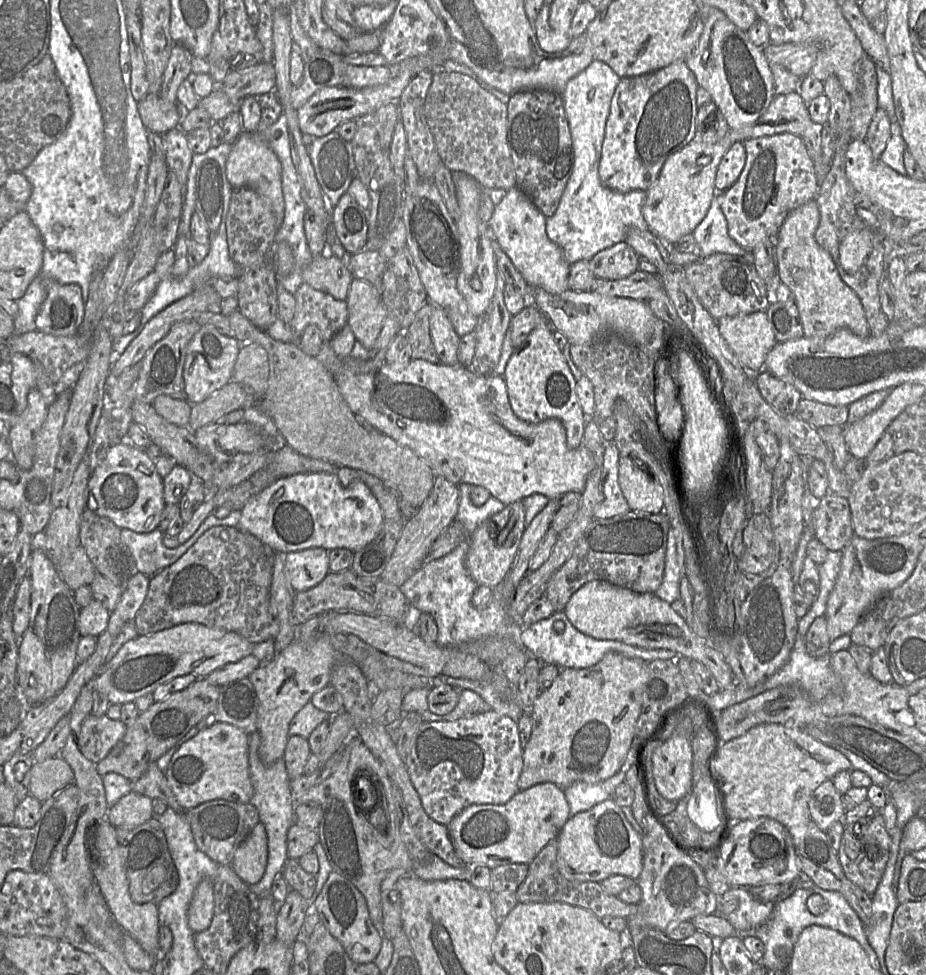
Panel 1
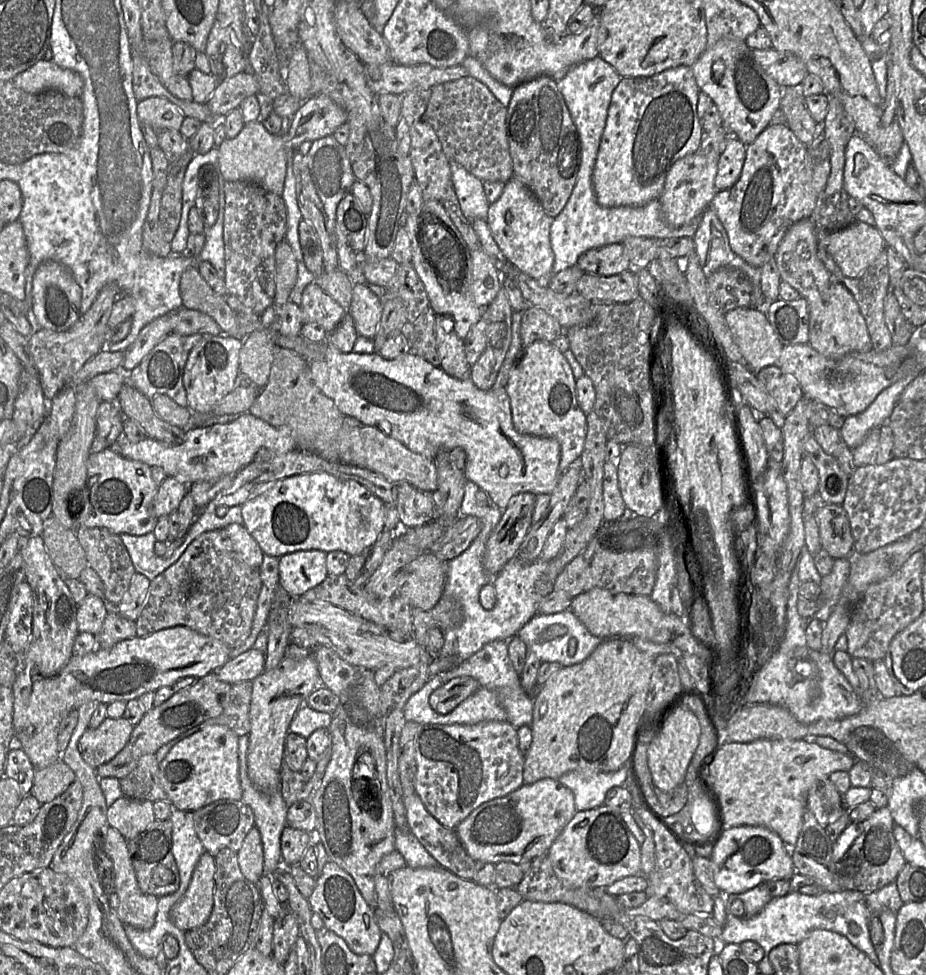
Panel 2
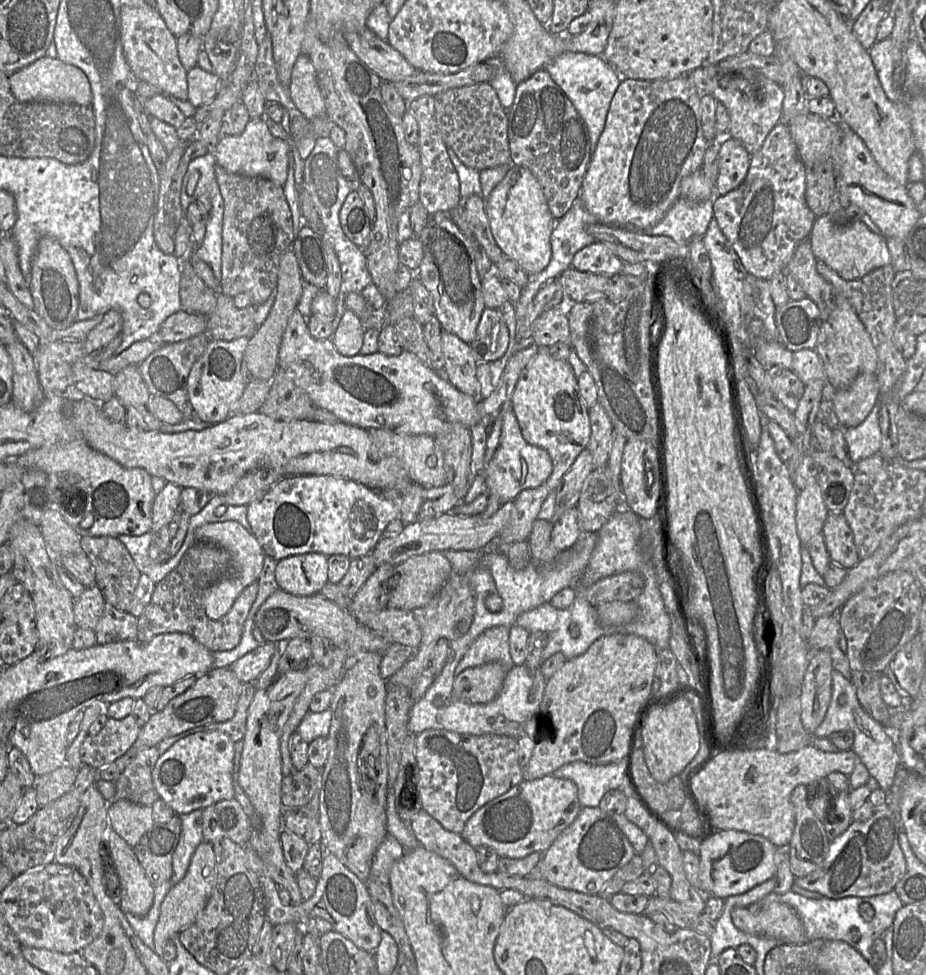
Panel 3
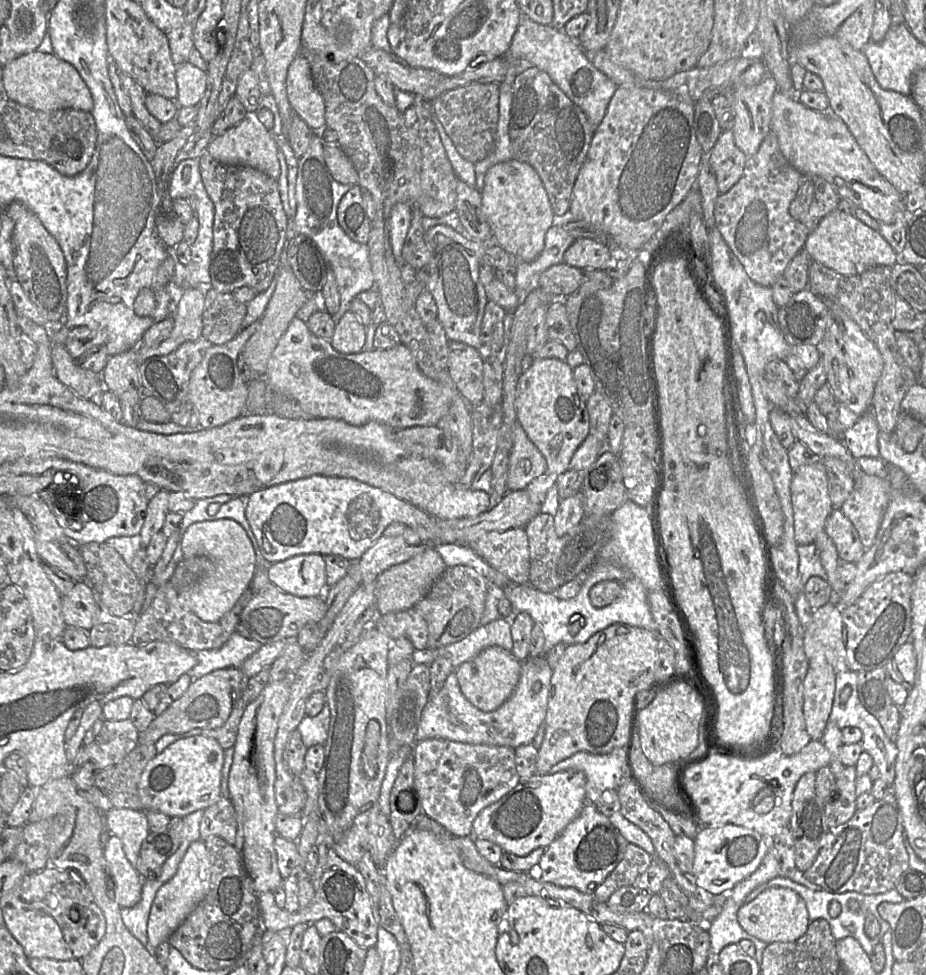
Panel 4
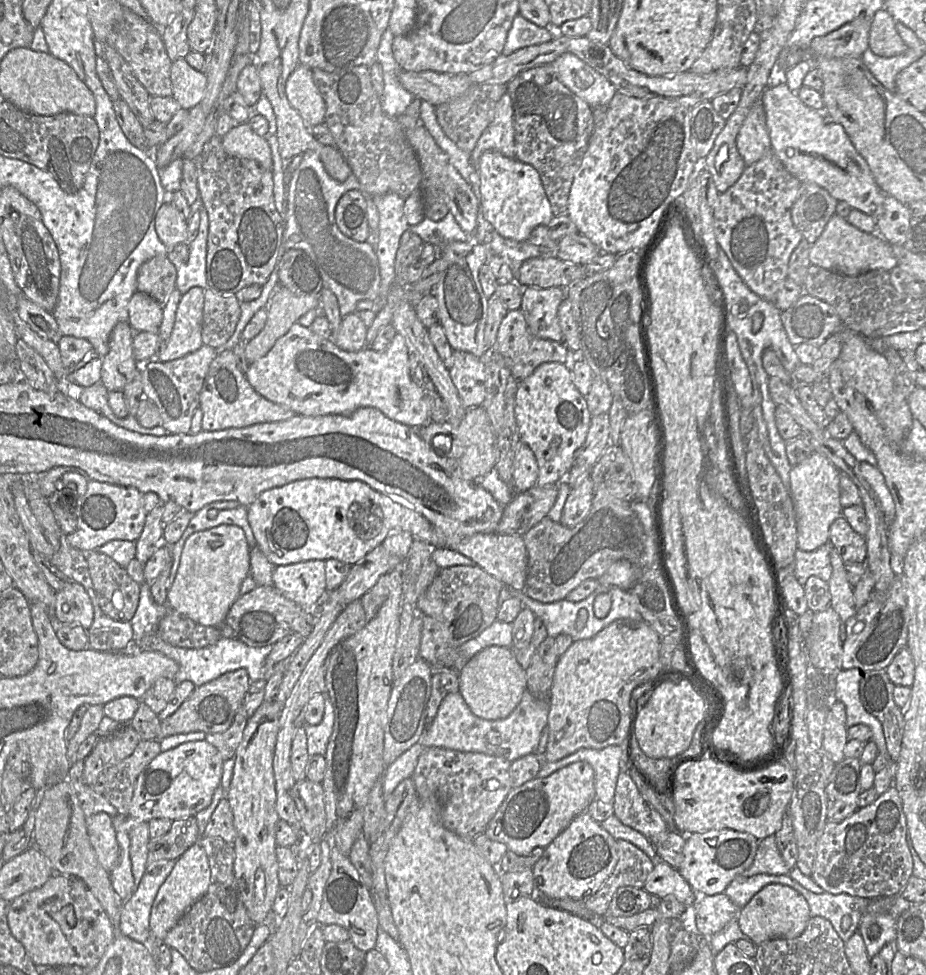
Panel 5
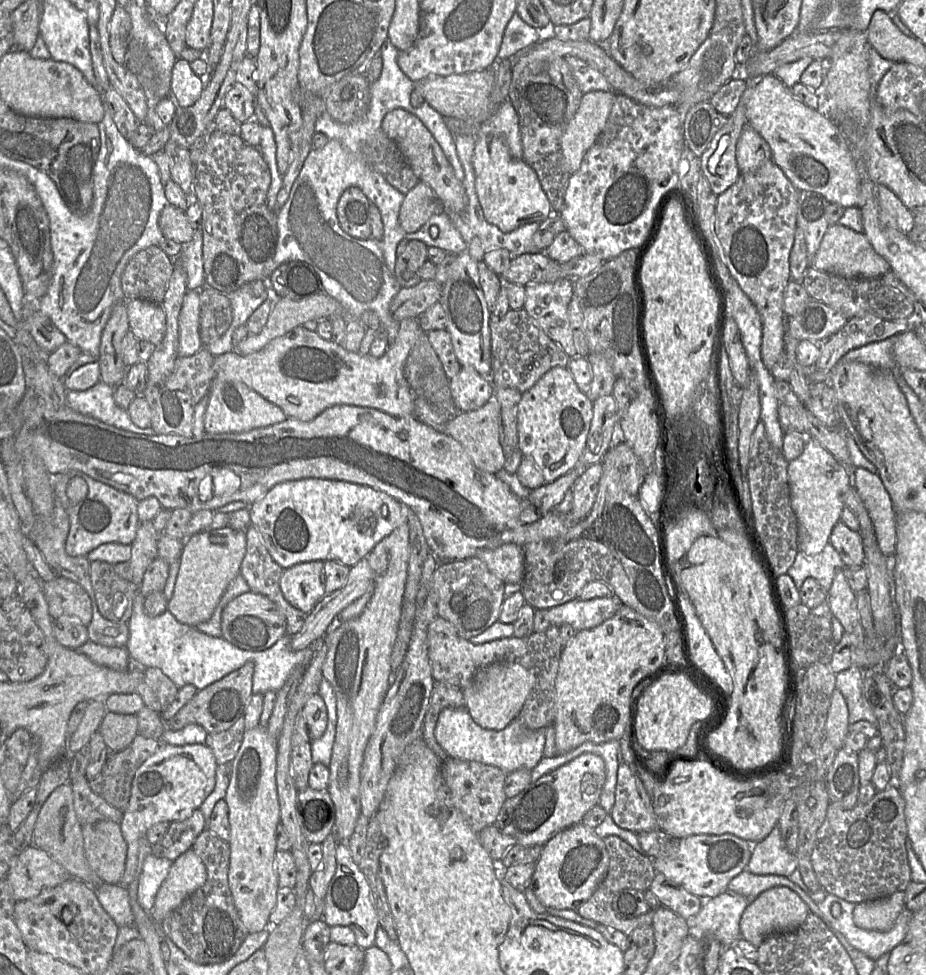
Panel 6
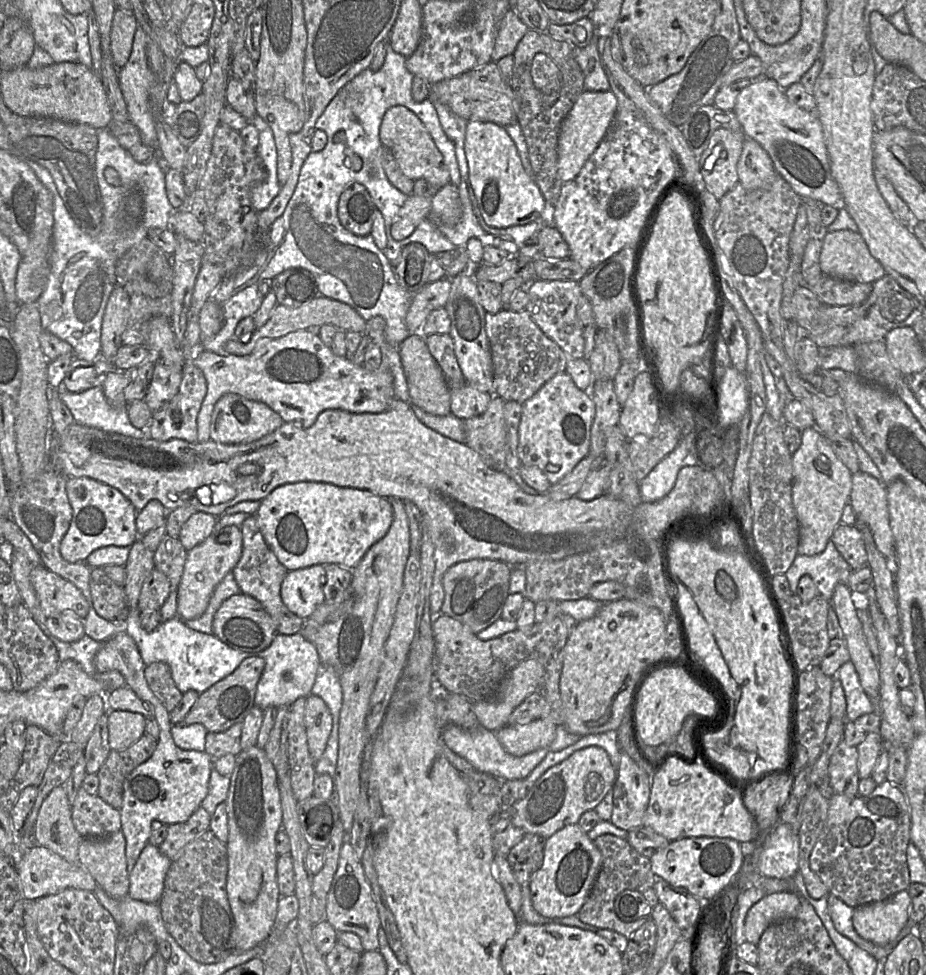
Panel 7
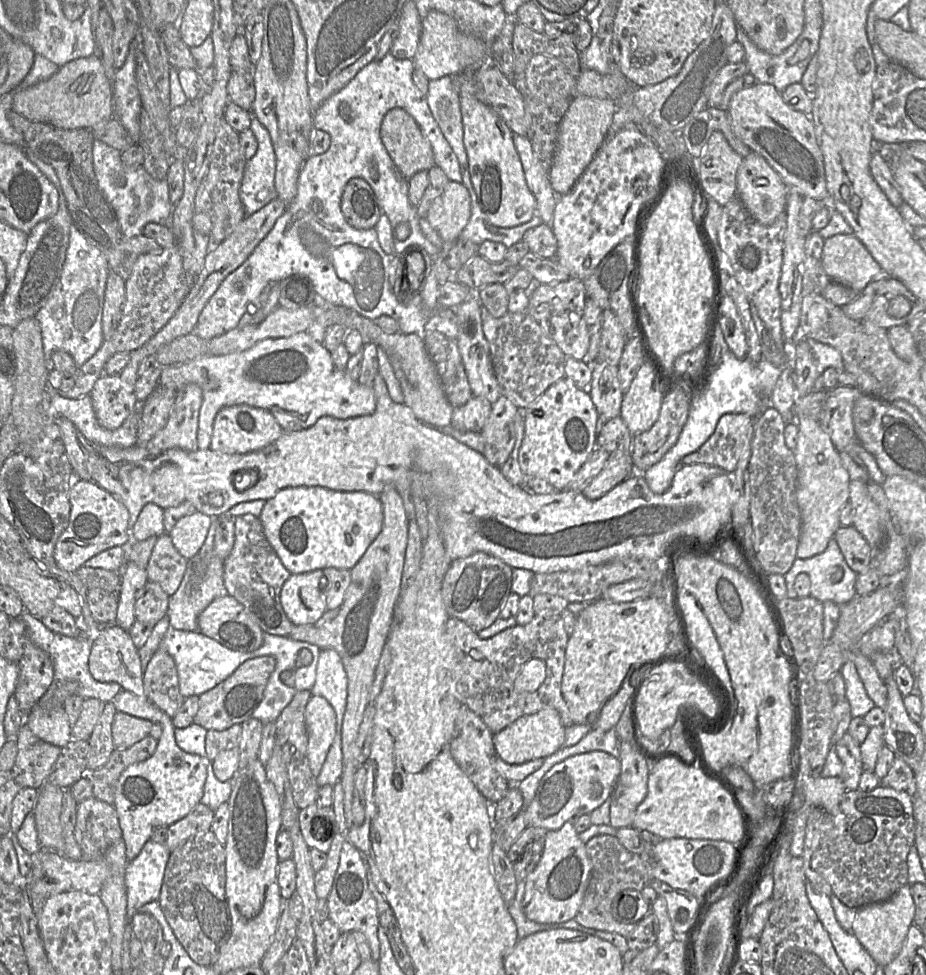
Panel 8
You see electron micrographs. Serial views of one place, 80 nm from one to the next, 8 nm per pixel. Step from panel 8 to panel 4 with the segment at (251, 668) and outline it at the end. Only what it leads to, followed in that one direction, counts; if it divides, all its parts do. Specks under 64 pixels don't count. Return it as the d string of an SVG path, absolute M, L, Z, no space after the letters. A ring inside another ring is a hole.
M240 668L215 670L194 679L187 691L174 701L160 716L155 716L148 728L139 733L138 744L155 745L164 735L180 734L195 728L216 729L228 720L240 694L247 686L248 678Z

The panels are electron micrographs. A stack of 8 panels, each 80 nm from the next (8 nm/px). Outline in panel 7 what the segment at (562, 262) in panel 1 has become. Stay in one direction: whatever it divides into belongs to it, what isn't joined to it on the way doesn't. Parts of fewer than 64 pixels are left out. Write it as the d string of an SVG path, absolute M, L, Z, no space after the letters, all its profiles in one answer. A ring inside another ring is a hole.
M468 121L465 154L469 182L487 225L507 228L543 220L553 224L553 206L546 202L535 179L525 171L516 145L503 126L494 122Z

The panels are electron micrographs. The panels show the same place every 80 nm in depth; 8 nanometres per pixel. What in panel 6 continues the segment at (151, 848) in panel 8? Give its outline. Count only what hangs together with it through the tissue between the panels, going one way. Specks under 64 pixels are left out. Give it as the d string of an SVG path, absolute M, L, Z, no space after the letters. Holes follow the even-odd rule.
M150 853L144 860L139 876L137 899L142 909L152 917L156 894L168 876L173 862Z

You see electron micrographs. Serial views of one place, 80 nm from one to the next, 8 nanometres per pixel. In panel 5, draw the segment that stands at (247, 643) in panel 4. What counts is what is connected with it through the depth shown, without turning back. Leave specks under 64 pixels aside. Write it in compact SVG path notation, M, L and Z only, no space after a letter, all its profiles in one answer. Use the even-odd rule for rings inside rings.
M151 636L147 647L132 647L132 649L151 650L164 654L179 666L179 670L173 678L176 684L188 680L198 687L237 669L247 670L251 682L268 680L274 671L274 667L266 665L266 658L272 647L273 645L259 648L250 647L235 638L222 637L215 644L204 648L182 648L172 646L155 636Z

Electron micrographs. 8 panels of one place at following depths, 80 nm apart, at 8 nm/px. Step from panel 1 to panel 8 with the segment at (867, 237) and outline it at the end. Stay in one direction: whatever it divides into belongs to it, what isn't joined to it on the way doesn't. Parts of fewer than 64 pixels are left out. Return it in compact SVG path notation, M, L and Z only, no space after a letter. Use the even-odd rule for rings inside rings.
M837 234L826 239L822 264L830 281L859 293L884 273L855 235Z

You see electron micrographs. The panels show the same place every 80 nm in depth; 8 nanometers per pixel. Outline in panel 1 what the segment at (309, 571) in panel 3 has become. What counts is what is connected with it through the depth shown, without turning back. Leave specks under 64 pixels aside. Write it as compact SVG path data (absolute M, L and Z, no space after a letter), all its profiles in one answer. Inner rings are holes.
M313 547L286 553L285 567L295 592L315 587L328 575L328 552L323 548Z

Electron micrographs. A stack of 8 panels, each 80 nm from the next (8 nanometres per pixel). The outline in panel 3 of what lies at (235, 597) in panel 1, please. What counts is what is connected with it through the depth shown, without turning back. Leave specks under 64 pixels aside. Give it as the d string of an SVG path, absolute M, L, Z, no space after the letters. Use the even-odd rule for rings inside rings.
M196 542L189 547L177 567L155 585L150 602L137 619L136 640L145 643L157 635L177 632L192 636L212 653L234 649L241 640L245 621L257 597L257 581L241 592L231 609L219 620L211 620L202 604L204 591L226 576L229 570L230 557L219 546Z

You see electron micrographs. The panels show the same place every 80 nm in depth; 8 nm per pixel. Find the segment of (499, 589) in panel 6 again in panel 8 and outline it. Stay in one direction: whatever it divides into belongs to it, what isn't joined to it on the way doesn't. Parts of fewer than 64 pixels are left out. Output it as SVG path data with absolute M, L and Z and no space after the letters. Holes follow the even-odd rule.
M485 552L452 561L442 582L442 598L451 618L465 622L475 632L490 627L509 596L512 585L512 567Z

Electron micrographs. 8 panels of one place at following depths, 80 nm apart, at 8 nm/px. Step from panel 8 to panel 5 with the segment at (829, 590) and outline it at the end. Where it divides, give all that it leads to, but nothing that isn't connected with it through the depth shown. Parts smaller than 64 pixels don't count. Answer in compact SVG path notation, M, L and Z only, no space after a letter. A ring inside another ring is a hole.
M830 542L822 545L814 551L802 551L797 549L794 556L793 575L798 583L804 587L811 576L816 576L824 582L829 582L832 575L830 552L833 545Z

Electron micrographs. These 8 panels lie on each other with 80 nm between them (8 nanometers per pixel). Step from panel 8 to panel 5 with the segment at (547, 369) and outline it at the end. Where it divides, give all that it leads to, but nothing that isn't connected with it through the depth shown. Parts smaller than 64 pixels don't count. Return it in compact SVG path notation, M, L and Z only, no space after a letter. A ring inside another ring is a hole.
M521 308L508 310L500 324L493 349L502 355L512 377L517 381L522 381L530 376L543 363L559 362L564 364L568 360L568 348L563 342L538 338L530 332Z

